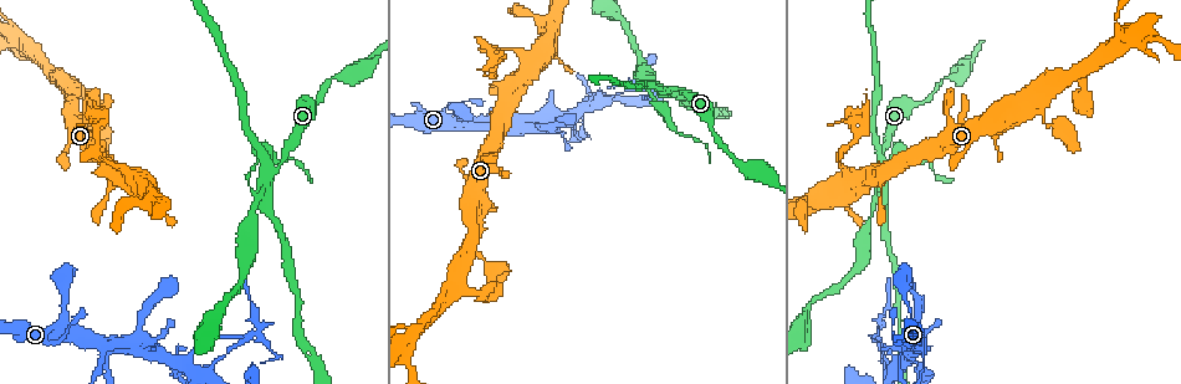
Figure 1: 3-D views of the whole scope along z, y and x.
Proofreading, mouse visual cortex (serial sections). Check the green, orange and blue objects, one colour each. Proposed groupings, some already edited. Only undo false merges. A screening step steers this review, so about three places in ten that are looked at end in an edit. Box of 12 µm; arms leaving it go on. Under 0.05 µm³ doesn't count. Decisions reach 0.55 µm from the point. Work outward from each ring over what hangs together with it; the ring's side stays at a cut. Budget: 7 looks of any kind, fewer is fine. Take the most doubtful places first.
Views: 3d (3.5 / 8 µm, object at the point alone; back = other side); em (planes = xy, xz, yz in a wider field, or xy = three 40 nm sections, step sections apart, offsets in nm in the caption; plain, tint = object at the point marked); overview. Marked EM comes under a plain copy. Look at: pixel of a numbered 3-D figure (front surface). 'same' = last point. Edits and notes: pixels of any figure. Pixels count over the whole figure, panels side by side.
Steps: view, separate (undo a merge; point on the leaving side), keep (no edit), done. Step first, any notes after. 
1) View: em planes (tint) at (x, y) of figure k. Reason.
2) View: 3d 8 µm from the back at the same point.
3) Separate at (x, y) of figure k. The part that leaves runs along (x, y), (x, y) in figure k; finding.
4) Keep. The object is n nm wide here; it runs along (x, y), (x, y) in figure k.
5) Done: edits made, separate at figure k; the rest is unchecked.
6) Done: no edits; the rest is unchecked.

View: 3d 8 µm from the back at (280, 165) of figure 1. Two arms in line, one across.

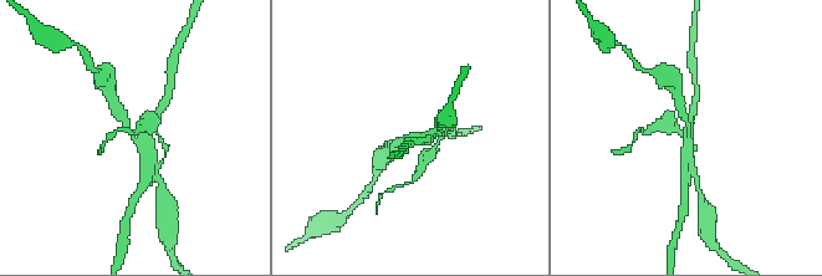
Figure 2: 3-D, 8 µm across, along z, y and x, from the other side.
View: em xy step 5 (tint) at (131, 137) of figure 2. 3 arms meet here; the arms are 250, 250, 300 nm wide; shape alone is not enough.

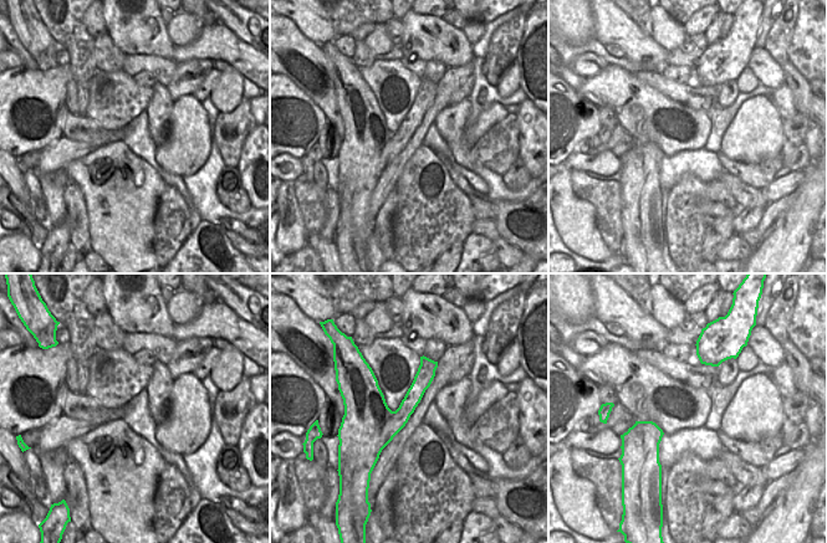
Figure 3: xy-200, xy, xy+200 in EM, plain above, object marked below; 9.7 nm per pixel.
Keep. It runs along (115, 106), (147, 151), (147, 167) in figure 2; all the same cell.

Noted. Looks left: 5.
View: 3d 3.5 µm at (495, 68) of figure 1.

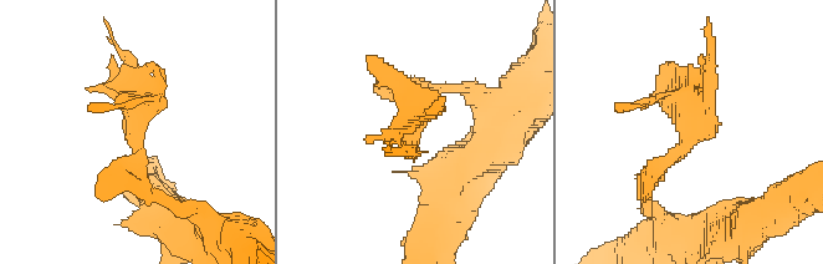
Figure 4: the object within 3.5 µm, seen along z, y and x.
View: em xy step 1 (tint) at (685, 144) of figure 4. Need the tissue.

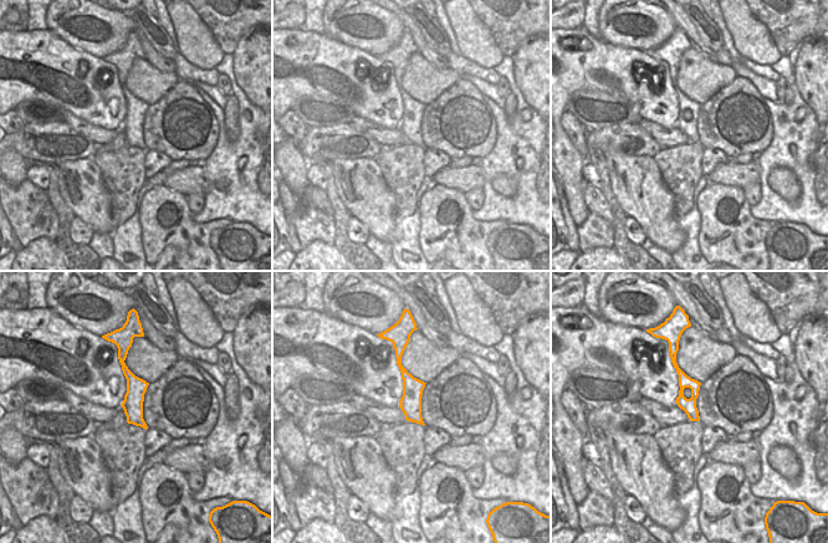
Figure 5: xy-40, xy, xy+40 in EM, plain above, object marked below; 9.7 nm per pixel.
View: em planes (tint) at the same point.

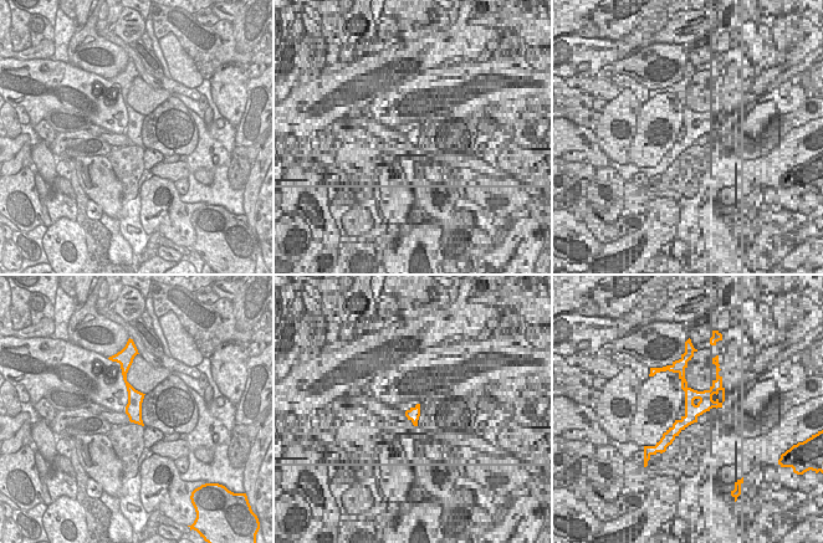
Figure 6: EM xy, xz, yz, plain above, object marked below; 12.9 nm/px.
Keep. It runs along (162, 199), (123, 103) in figure 4; continuous, no second cell.

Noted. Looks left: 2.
View: 3d 8 µm at (96, 342) of figure 1. Sudden change in width.

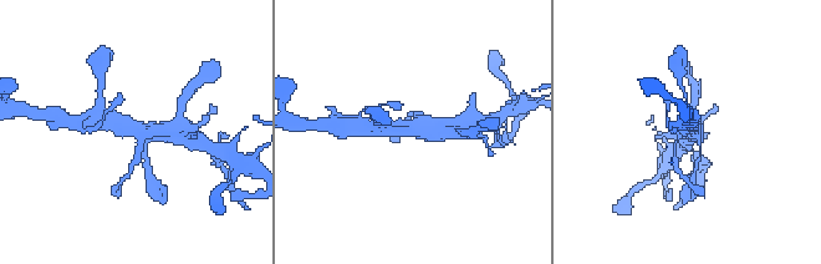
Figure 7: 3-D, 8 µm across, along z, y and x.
View: em xy step 1 (tint) at (133, 125) of figure 7. 4 arms meet here; the arms are 100, 150, 300, 450 nm wide; now the EM.

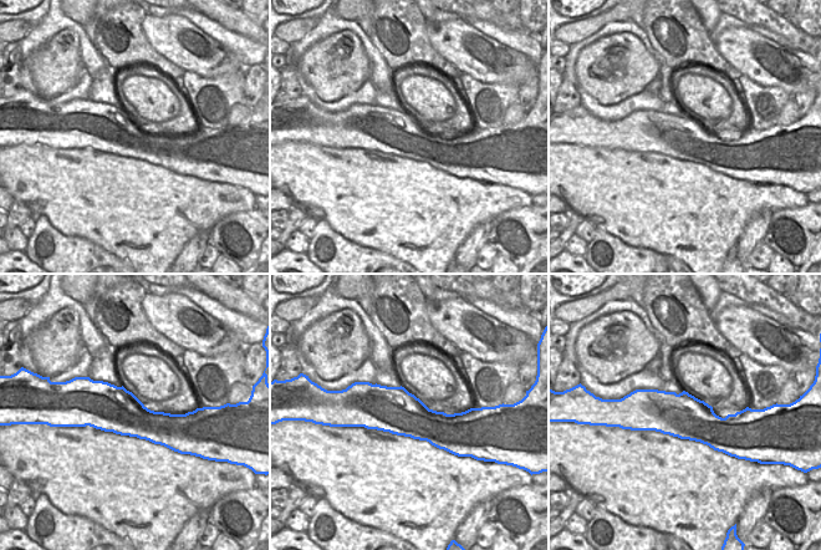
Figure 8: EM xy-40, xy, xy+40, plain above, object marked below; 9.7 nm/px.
Keep. The object is 440 nm wide here; it runs along (96, 122), (168, 132) in figure 7; one cell here.

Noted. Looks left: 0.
Done: no edits; the rest is unchecked.

